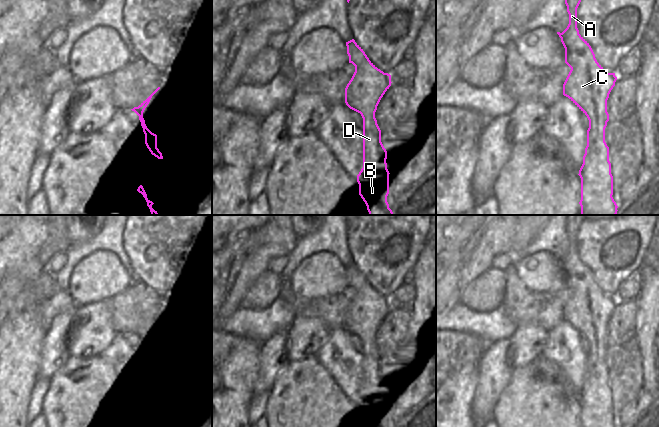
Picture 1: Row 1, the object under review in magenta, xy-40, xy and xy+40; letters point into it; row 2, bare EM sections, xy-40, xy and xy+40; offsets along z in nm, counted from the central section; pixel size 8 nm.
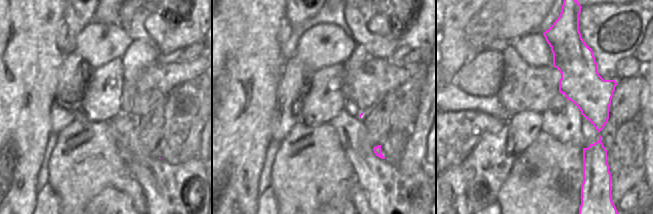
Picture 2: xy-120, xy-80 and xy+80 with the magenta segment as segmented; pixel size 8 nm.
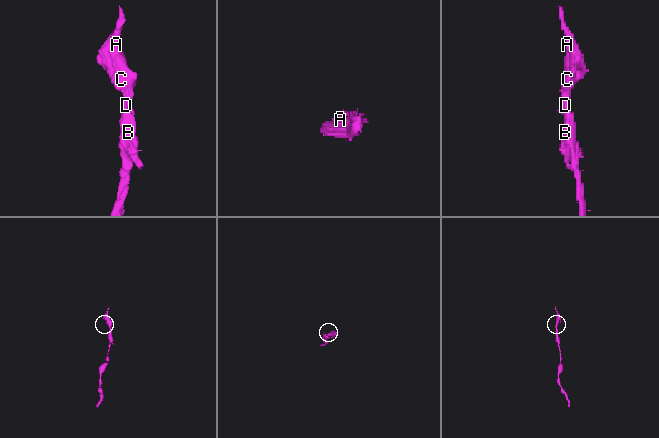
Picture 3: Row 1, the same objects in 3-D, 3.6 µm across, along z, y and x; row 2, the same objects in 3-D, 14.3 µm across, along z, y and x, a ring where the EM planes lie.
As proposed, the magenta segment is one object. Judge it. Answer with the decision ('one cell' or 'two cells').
one cell

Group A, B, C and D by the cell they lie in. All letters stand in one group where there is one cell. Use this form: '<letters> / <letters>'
A B C D

